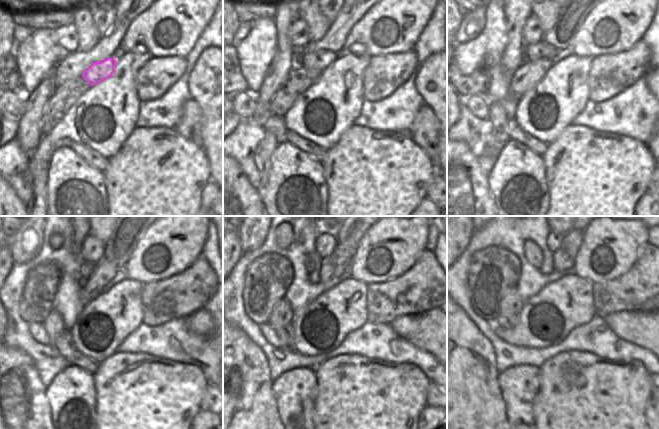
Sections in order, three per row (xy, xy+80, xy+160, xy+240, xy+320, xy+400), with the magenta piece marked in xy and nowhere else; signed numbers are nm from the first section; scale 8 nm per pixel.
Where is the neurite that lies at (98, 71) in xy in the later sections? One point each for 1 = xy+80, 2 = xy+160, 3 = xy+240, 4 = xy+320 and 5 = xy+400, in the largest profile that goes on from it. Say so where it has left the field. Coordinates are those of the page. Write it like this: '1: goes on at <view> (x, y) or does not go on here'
1: goes on at xy+80 (318, 61)
2: goes on at xy+160 (532, 52)
3: goes on at xy+240 (86, 269)
4: goes on at xy+320 (310, 266)
5: goes on at xy+400 (533, 253)

